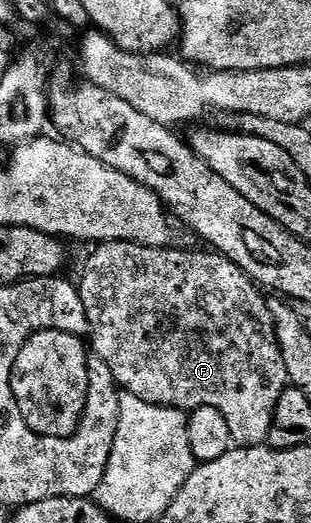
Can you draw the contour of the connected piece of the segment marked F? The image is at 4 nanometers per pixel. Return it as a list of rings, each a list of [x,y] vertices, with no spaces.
[[[104,242],[96,245],[95,250],[87,258],[83,266],[83,279],[78,279],[77,289],[81,300],[85,304],[87,324],[89,327],[89,339],[94,357],[103,359],[109,364],[109,372],[113,372],[115,382],[126,393],[137,396],[149,404],[168,406],[174,410],[190,412],[201,408],[217,408],[221,416],[225,416],[225,424],[229,424],[232,443],[240,446],[261,446],[266,443],[271,427],[271,421],[275,419],[277,400],[281,392],[288,385],[285,364],[281,360],[281,348],[277,344],[277,332],[271,319],[271,313],[267,307],[267,298],[264,291],[251,277],[237,264],[230,262],[224,254],[206,252],[198,254],[195,250],[179,250],[169,246],[142,246],[136,242]]]

